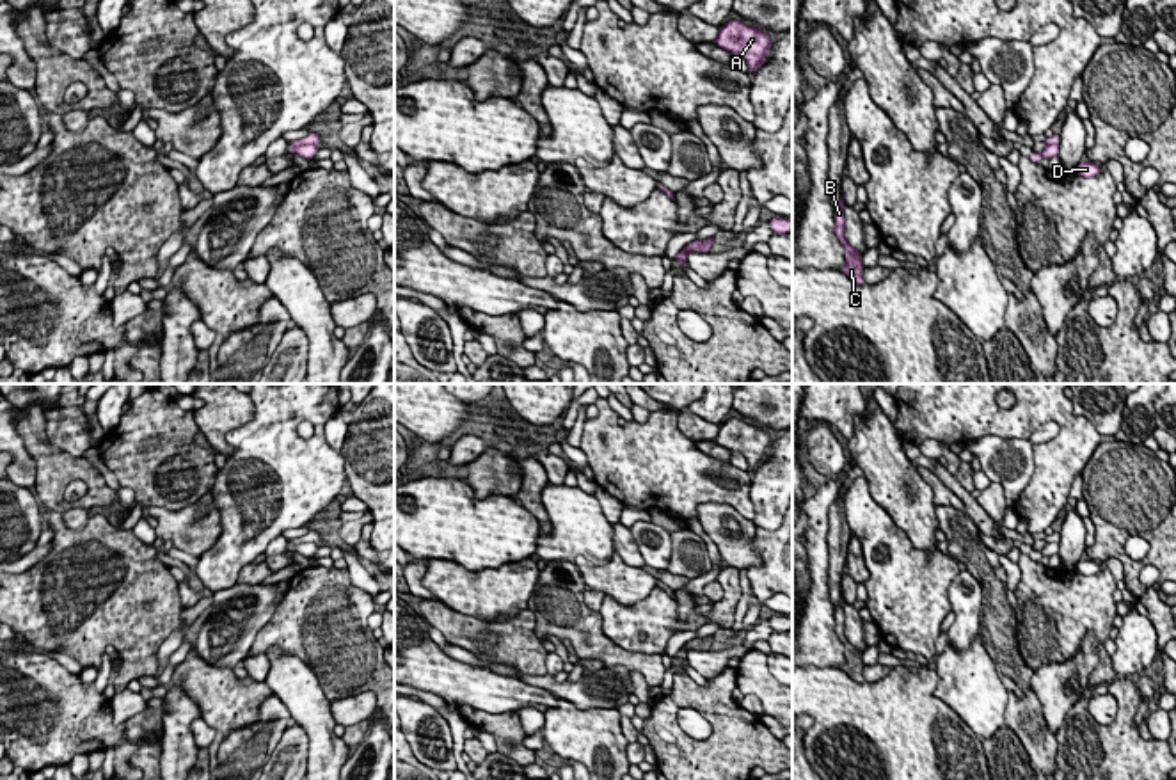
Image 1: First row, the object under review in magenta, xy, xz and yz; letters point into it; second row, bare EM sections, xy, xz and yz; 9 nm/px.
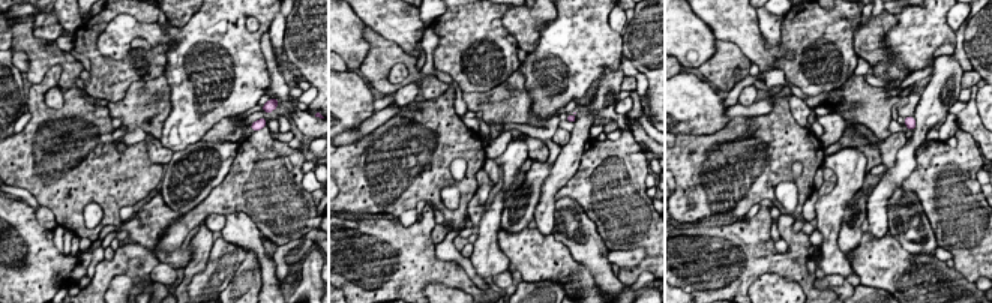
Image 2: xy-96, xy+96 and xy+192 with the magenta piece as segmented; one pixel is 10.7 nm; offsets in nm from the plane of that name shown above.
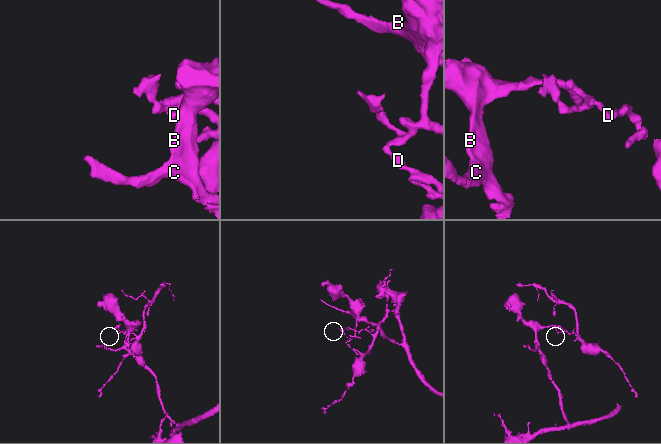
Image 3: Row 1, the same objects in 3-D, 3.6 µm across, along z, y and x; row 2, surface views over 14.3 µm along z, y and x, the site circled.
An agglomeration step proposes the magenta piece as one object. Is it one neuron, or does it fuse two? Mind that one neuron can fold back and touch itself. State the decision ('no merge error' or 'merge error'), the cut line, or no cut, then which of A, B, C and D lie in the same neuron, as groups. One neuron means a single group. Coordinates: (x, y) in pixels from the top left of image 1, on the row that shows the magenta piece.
merge error | xy (304, 143), (315, 144) | A B C / D

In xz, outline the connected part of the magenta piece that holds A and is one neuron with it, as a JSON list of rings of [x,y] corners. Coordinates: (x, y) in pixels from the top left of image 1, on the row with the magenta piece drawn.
[[[735,20],[719,28],[719,36],[714,43],[730,53],[739,53],[748,62],[750,75],[766,62],[773,44],[764,28],[753,28]]]

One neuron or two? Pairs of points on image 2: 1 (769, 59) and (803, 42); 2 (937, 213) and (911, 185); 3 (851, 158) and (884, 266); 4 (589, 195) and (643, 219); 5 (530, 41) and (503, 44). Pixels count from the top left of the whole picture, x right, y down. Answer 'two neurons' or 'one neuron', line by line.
1: two neurons
2: one neuron
3: two neurons
4: one neuron
5: two neurons

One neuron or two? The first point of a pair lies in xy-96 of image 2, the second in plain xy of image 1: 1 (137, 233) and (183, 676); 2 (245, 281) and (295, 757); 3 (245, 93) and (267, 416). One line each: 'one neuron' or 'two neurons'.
1: one neuron
2: one neuron
3: one neuron

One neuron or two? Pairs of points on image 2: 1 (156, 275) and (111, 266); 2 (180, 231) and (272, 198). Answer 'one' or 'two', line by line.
1: two
2: one

